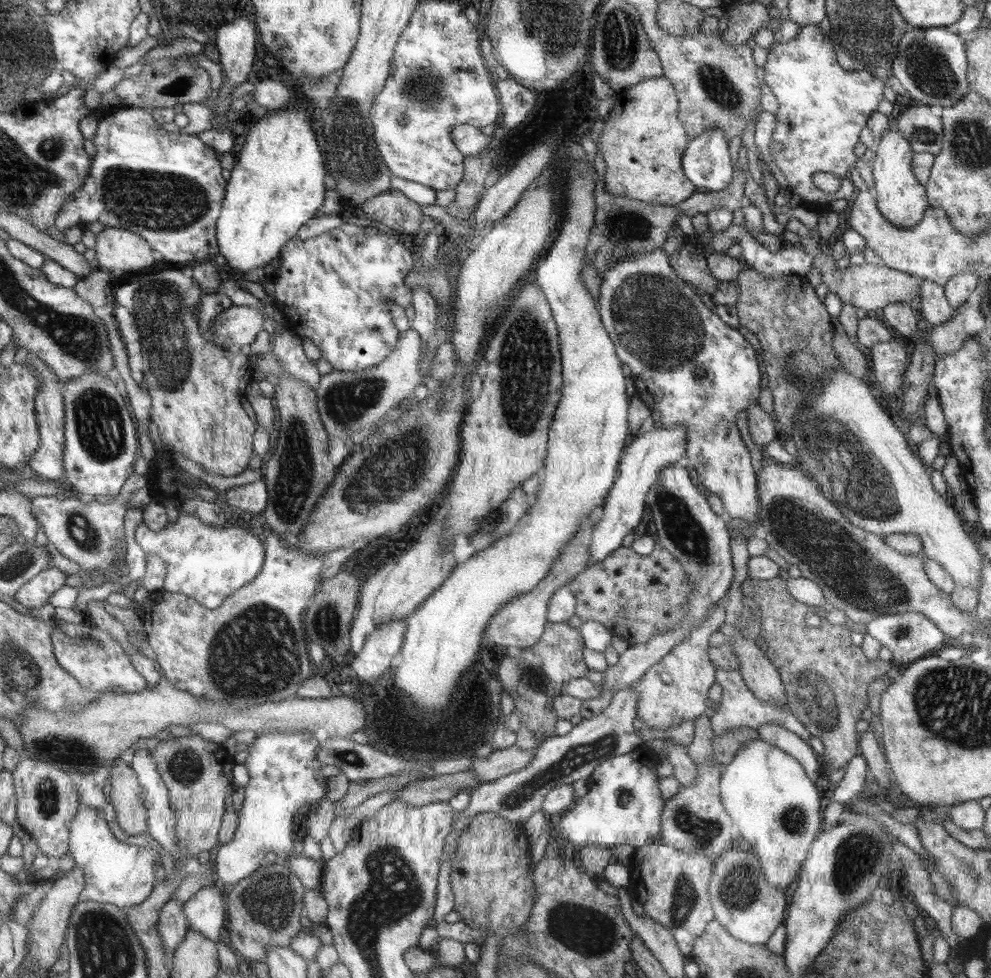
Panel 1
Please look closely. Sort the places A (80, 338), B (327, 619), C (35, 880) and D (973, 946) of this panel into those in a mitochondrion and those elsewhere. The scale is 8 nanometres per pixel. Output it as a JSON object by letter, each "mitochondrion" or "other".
{"A":"mitochondrion","B":"mitochondrion","C":"other","D":"other"}

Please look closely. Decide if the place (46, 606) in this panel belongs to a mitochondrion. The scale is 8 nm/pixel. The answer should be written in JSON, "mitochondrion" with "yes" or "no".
{"mitochondrion":"no"}

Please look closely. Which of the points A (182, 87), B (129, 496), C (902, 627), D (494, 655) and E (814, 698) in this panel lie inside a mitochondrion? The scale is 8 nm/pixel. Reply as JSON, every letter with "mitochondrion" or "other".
{"A":"mitochondrion","B":"other","C":"mitochondrion","D":"other","E":"mitochondrion"}

